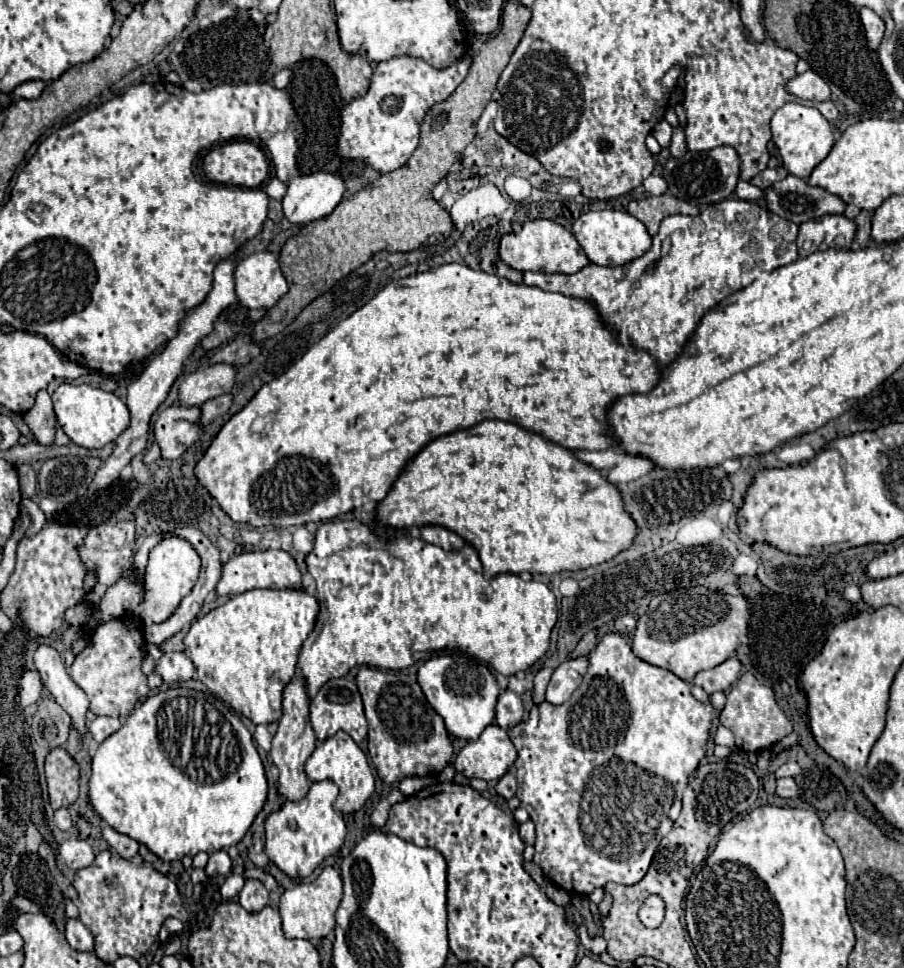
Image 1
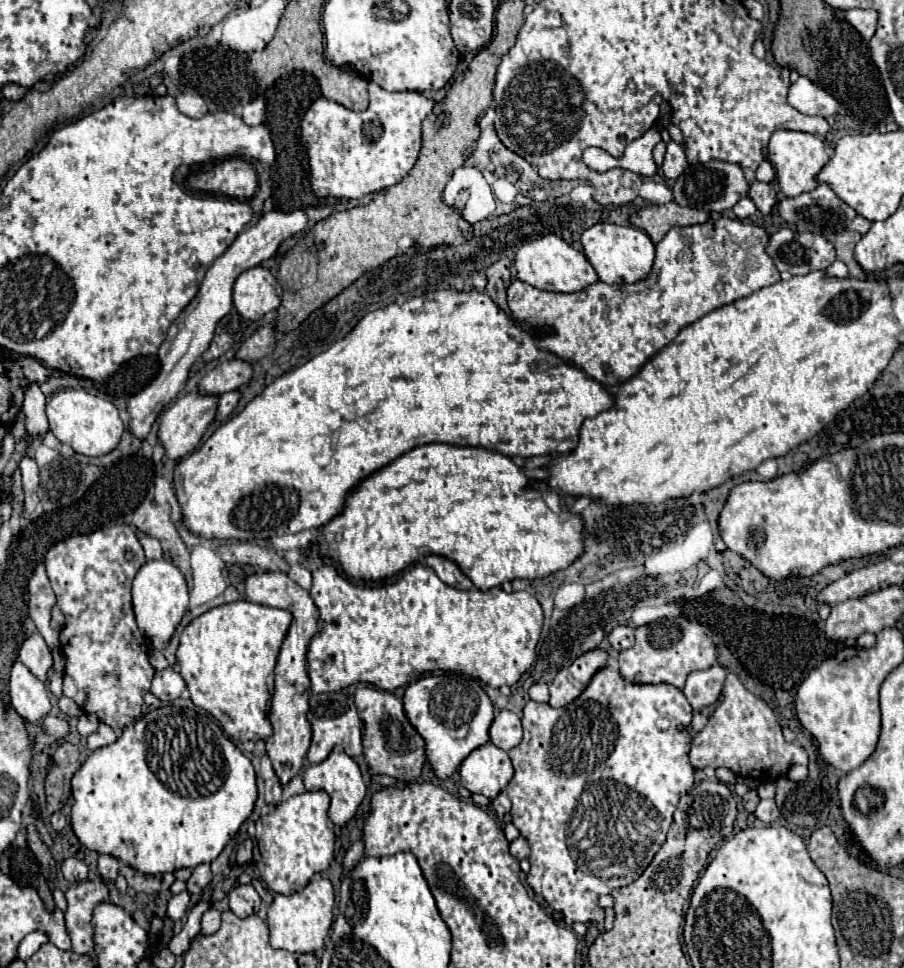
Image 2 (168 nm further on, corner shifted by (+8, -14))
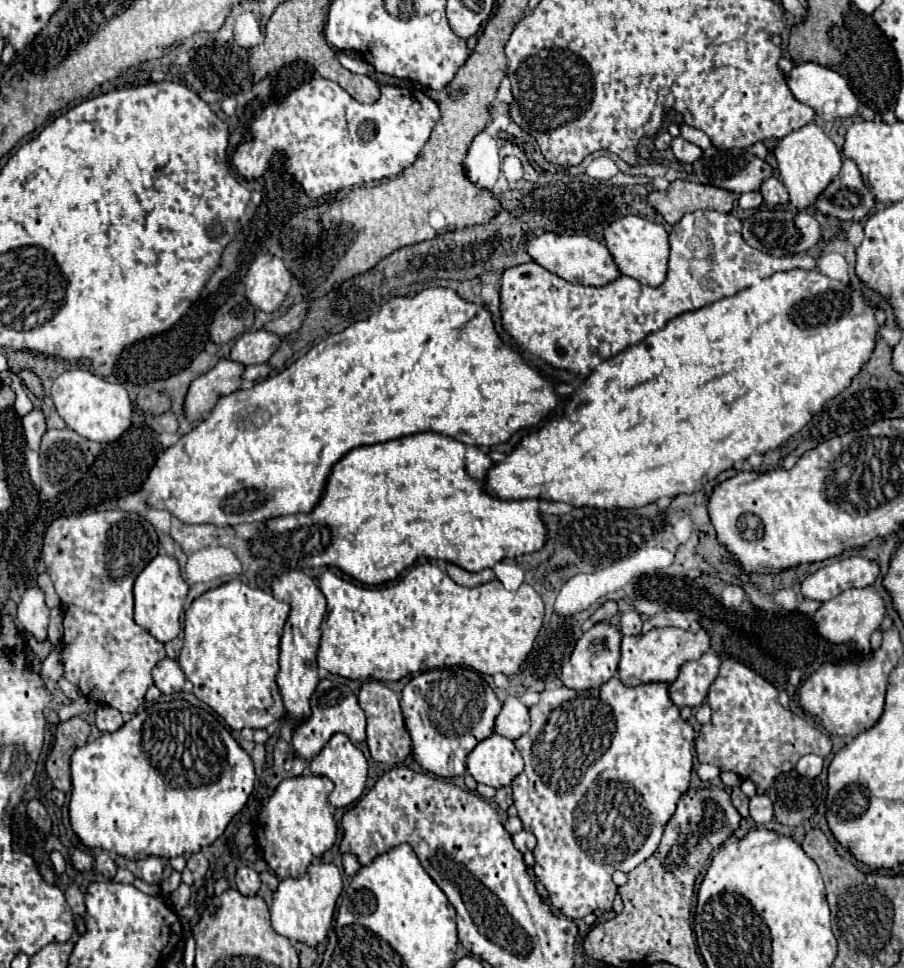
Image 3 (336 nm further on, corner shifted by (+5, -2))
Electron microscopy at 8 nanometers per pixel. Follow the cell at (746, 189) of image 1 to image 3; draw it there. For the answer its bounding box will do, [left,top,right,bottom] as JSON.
[737,191,763,209]

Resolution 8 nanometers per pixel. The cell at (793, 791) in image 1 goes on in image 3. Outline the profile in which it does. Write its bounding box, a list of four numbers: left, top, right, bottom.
[749,795,773,825]

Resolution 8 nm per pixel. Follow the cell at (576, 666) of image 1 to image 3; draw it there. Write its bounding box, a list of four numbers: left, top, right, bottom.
[561,623,621,691]

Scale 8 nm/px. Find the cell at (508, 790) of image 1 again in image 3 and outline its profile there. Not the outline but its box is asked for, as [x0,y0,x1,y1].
[495,787,513,809]

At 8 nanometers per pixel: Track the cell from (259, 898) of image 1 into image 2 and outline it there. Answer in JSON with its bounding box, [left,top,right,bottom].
[228,885,260,917]

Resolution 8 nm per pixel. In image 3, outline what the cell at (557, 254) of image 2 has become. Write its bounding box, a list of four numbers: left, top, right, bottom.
[527,231,621,287]

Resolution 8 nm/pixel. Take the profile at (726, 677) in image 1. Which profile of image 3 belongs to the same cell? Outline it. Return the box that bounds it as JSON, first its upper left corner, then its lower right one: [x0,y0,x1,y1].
[669,651,721,707]

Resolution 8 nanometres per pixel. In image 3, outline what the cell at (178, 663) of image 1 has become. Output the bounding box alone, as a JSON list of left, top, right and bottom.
[153,659,185,695]

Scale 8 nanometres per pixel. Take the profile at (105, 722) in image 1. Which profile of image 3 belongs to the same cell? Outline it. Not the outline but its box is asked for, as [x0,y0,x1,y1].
[95,705,125,731]

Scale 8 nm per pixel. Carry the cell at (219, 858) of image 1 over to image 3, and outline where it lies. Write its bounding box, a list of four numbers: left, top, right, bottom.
[187,853,209,881]

